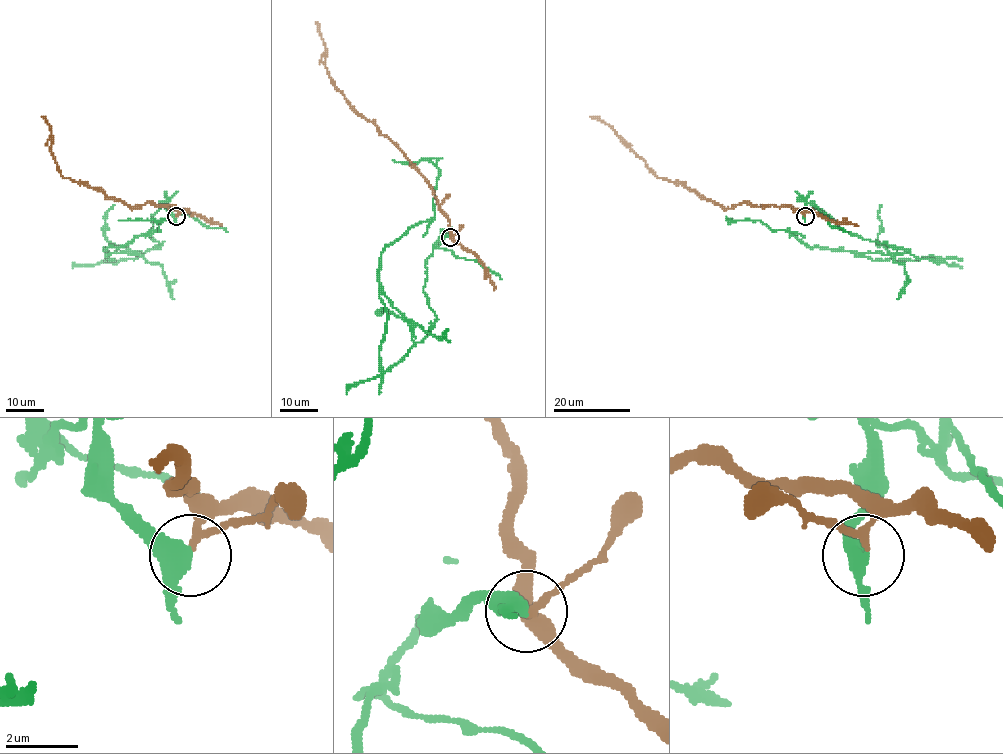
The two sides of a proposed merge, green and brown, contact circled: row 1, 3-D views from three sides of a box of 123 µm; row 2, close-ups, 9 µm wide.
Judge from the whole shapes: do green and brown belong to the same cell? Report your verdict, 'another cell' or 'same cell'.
another cell

